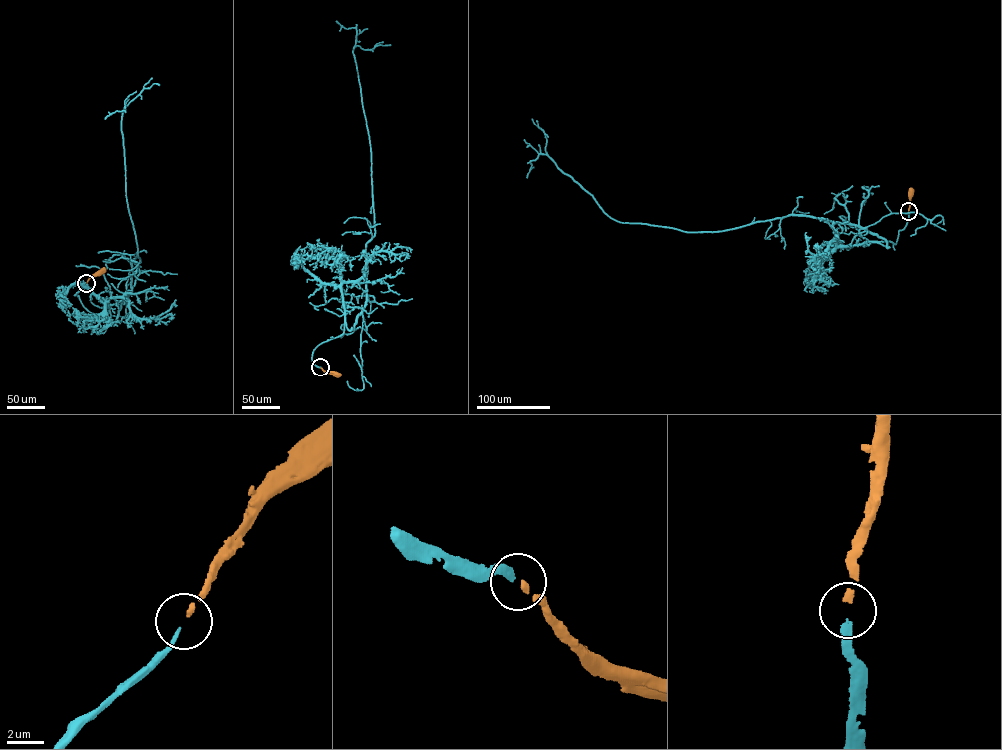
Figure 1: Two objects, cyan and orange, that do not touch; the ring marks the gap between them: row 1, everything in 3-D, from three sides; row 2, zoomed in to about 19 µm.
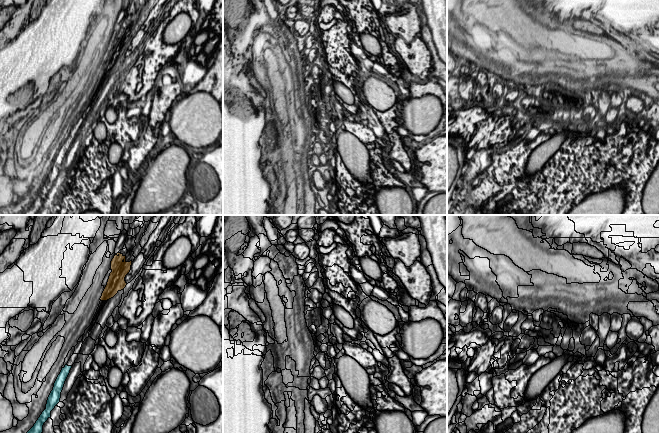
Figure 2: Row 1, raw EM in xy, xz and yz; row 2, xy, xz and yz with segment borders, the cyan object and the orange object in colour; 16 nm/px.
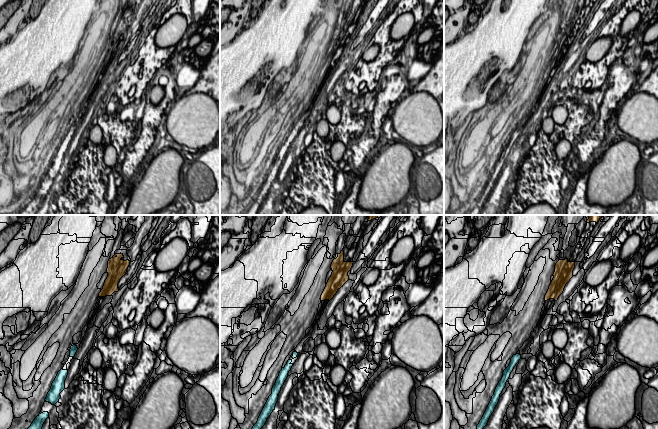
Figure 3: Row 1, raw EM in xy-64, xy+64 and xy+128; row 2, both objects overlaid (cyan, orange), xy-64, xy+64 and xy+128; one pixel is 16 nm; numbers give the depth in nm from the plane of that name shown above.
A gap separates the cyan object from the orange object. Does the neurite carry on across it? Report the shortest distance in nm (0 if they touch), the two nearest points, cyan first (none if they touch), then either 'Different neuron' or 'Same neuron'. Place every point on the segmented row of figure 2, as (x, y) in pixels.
Distance 1150 nm. Across: xy (71, 366), (101, 300). Same neuron

